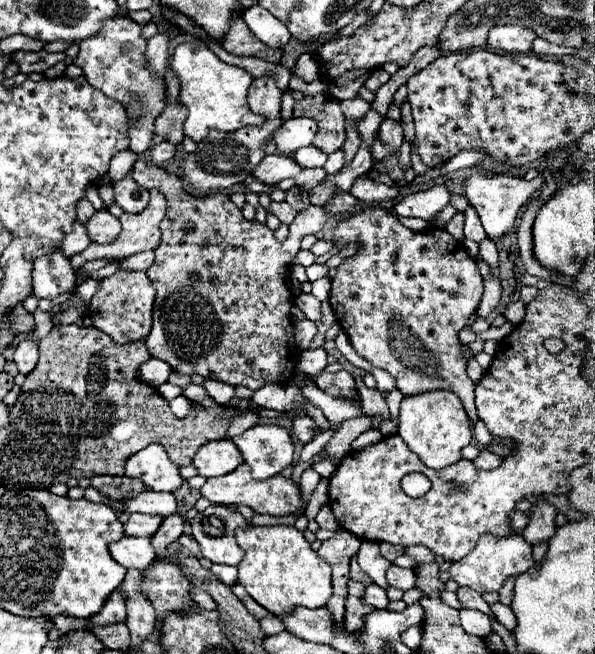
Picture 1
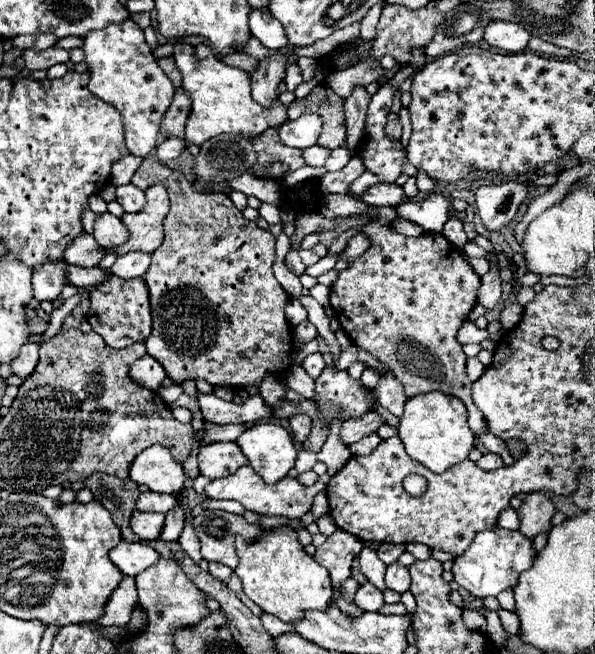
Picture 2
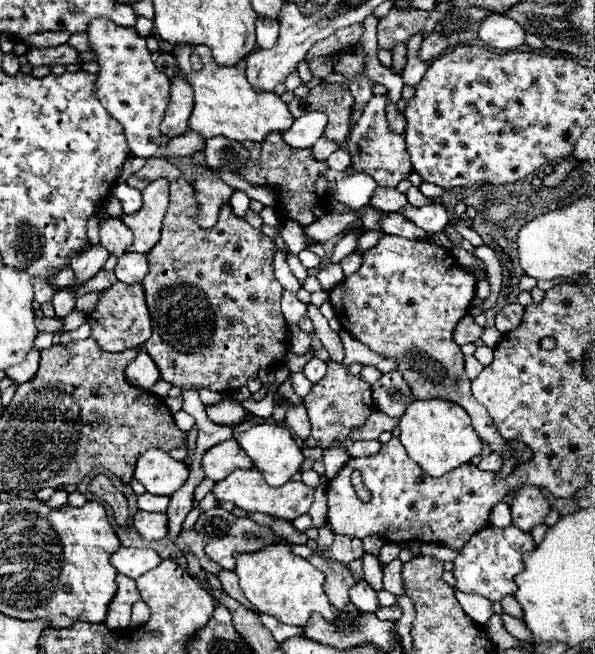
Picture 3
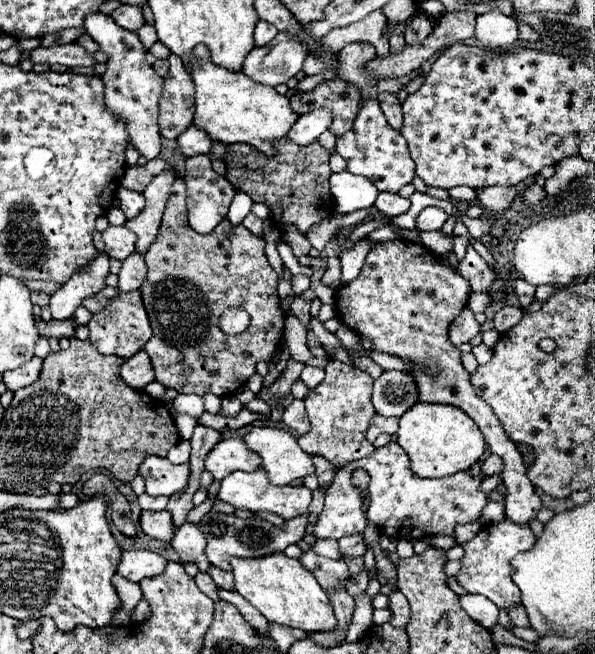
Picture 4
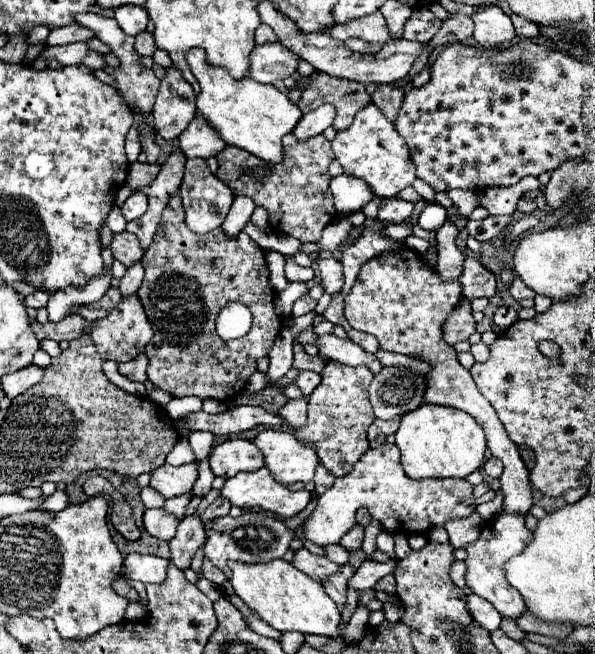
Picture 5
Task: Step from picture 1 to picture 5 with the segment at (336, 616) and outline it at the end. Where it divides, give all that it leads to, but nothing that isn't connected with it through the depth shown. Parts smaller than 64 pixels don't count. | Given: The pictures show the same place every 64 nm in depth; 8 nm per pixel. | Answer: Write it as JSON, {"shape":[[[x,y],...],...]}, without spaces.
{"shape":[[[356,526],[348,534],[344,534],[344,538],[340,540],[340,544],[348,552],[354,552],[354,550],[360,550],[362,548],[362,540],[364,540],[364,528],[362,526]]]}

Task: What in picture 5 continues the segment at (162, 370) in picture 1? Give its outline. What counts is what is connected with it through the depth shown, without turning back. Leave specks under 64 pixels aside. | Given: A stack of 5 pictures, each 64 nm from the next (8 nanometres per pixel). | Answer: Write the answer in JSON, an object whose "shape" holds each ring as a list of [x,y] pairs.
{"shape":[[[140,354],[140,356],[136,356],[136,360],[118,364],[118,370],[120,370],[122,376],[126,376],[132,382],[146,382],[148,380],[148,374],[146,374],[146,370],[148,370],[148,356]]]}

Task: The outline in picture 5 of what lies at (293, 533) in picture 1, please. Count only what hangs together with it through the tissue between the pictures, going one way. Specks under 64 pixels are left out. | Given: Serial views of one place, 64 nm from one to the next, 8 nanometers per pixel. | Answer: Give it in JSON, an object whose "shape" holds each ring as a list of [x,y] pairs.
{"shape":[[[284,558],[270,560],[268,564],[240,564],[232,560],[228,566],[232,570],[230,582],[234,592],[272,628],[280,632],[298,630],[302,634],[320,634],[330,638],[338,636],[340,612],[334,600],[324,592],[320,582],[294,568],[292,562],[286,562]]]}

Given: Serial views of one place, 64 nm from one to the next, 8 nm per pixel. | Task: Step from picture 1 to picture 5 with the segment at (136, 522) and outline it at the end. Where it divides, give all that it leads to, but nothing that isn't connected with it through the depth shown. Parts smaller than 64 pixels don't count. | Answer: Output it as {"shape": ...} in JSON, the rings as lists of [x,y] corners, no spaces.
{"shape":[[[164,508],[144,512],[144,528],[154,538],[160,538],[160,540],[166,540],[166,542],[172,540],[174,534],[176,534],[176,526],[178,526],[176,516],[172,516]]]}

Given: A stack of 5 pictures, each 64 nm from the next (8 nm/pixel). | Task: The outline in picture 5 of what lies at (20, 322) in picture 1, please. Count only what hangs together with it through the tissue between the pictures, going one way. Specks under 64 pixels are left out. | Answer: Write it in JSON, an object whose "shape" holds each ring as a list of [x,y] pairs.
{"shape":[[[78,314],[66,316],[64,320],[56,322],[56,324],[54,322],[46,322],[46,324],[34,322],[32,324],[32,330],[34,330],[34,334],[36,334],[38,340],[52,338],[56,342],[60,342],[60,340],[74,340],[76,336],[80,336],[88,328],[90,328],[90,322],[82,320]]]}

